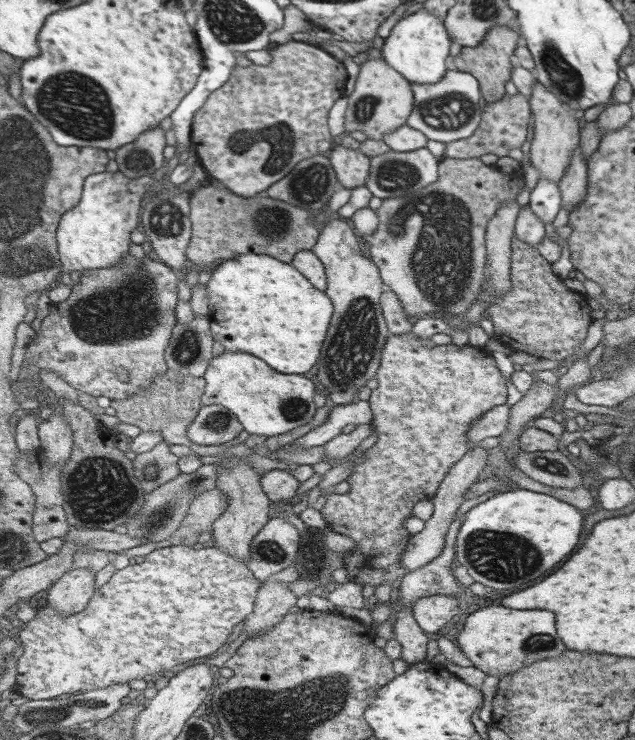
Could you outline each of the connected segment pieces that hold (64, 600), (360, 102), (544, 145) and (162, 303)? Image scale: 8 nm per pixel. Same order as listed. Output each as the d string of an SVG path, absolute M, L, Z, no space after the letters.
M74 567L59 578L47 591L48 606L61 615L71 616L88 608L95 589L95 571L85 567Z
M383 58L358 59L359 72L351 94L346 96L347 108L344 116L344 134L359 130L367 139L381 139L405 125L415 107L412 84L399 74Z
M539 81L532 84L532 91L528 99L530 114L533 116L532 141L529 154L531 164L538 173L538 179L547 179L549 182L559 182L564 170L569 164L573 149L579 140L579 126L575 118L575 109L567 106L558 93L554 93L543 86Z
M127 254L120 265L83 272L80 281L72 284L71 296L65 302L53 306L53 314L44 318L40 335L33 337L27 345L25 361L47 370L55 370L55 374L77 390L94 397L106 396L114 401L145 390L169 369L166 350L177 326L176 308L180 301L181 278L181 273L161 261L155 262L146 255L142 259L135 258L133 254Z

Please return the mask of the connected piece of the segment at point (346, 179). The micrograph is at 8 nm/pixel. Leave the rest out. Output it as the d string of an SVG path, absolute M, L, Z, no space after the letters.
M334 143L326 153L340 187L349 190L363 186L369 175L370 157L358 149L352 150Z

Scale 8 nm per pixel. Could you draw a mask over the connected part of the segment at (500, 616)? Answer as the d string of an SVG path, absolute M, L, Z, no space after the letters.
M501 605L482 607L463 614L460 624L455 643L471 665L485 675L511 675L539 660L559 657L565 650L555 634L553 614L549 610L513 610Z

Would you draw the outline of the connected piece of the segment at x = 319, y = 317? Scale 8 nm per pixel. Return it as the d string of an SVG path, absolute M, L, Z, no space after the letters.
M255 253L222 260L215 264L207 289L210 296L208 315L213 320L211 332L214 339L223 344L225 351L243 350L255 354L281 374L303 374L317 362L319 348L331 318L331 302L323 292L313 288L293 266L289 266L289 263L280 262L267 254Z

